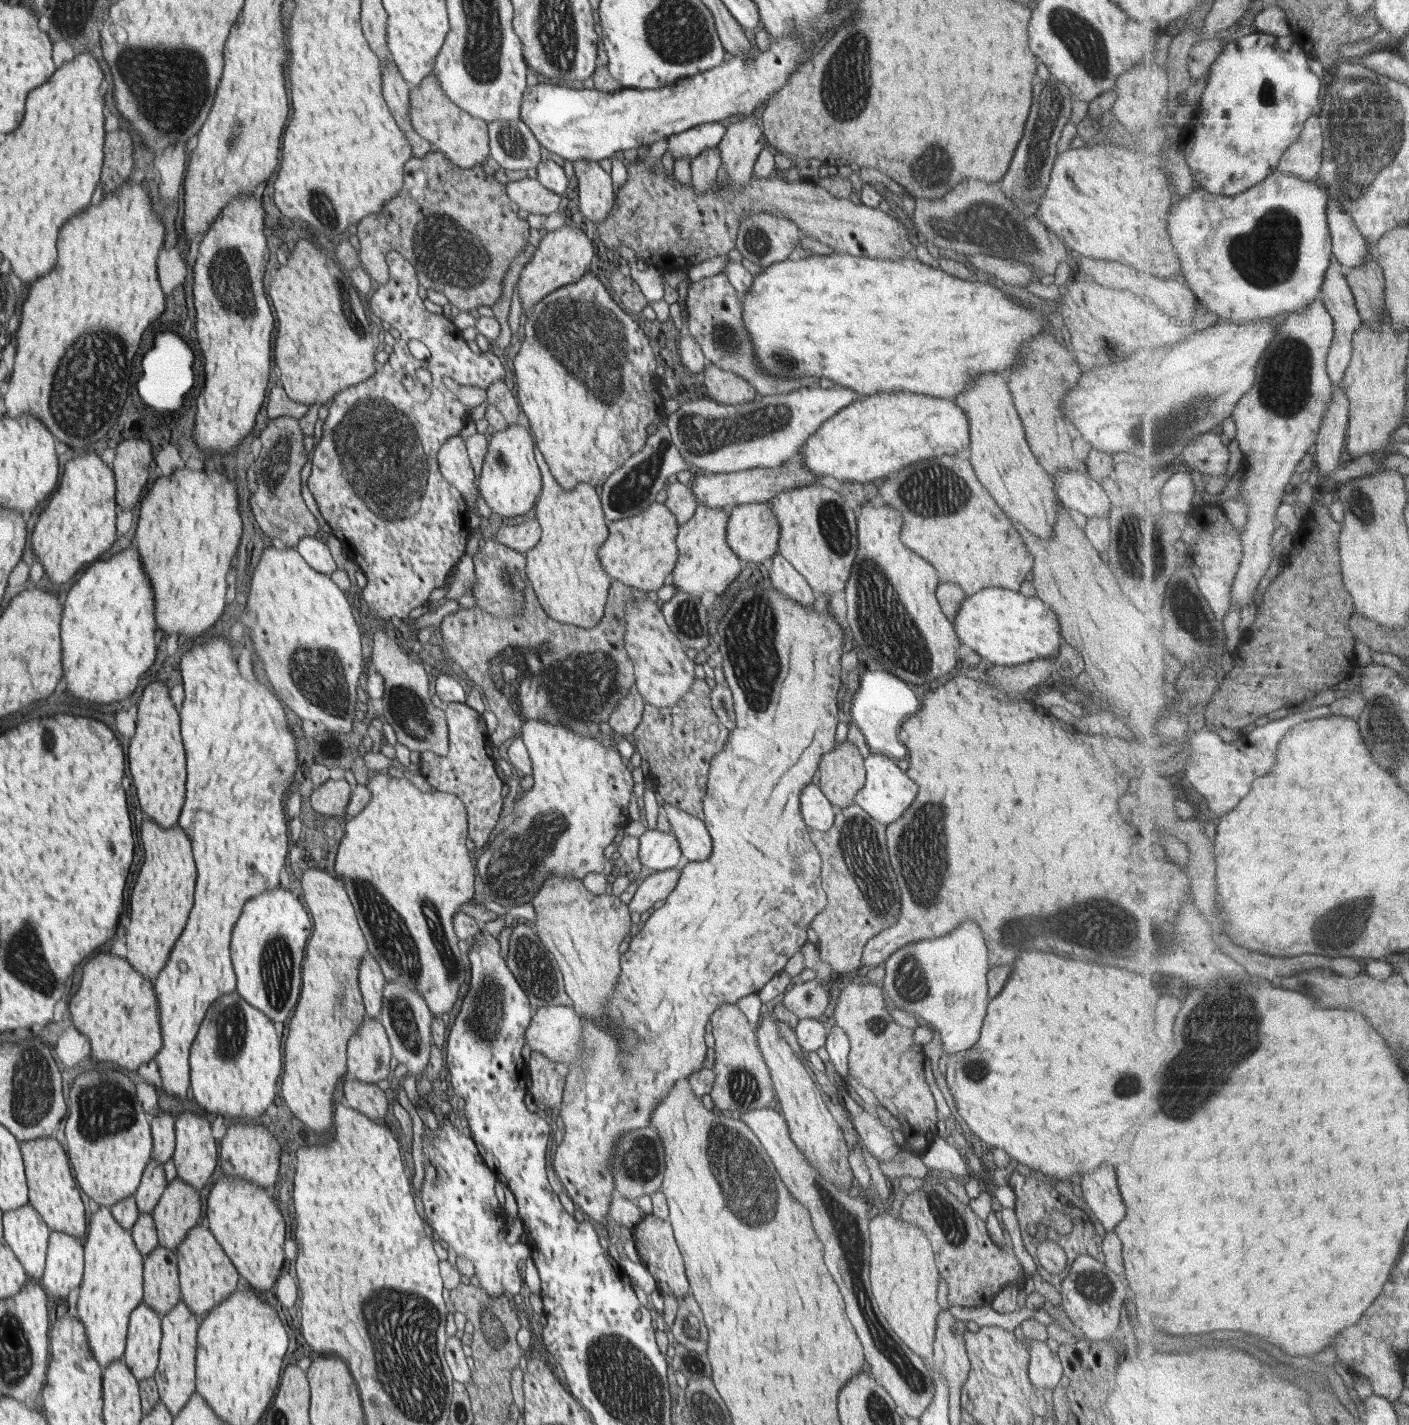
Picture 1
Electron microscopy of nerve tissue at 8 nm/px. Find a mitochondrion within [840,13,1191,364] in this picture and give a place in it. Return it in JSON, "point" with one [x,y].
{"point":[1050,105]}

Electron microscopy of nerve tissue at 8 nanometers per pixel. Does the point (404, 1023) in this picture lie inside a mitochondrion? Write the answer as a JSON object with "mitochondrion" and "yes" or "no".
{"mitochondrion":"yes"}

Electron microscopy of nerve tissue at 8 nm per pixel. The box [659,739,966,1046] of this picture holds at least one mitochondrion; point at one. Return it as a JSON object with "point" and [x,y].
{"point":[861,850]}

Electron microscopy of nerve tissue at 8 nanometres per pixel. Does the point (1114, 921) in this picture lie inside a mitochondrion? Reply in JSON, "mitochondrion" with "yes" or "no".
{"mitochondrion":"yes"}

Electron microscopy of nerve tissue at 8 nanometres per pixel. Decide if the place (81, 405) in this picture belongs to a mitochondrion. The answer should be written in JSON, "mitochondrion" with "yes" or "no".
{"mitochondrion":"yes"}

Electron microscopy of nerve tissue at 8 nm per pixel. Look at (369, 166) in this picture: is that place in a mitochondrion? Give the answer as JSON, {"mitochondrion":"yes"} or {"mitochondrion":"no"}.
{"mitochondrion":"no"}

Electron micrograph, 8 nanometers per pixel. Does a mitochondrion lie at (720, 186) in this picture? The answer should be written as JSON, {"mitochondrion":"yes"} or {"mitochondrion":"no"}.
{"mitochondrion":"no"}

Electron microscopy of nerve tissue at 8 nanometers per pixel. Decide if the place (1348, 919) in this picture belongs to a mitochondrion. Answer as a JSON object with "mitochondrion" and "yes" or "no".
{"mitochondrion":"yes"}

